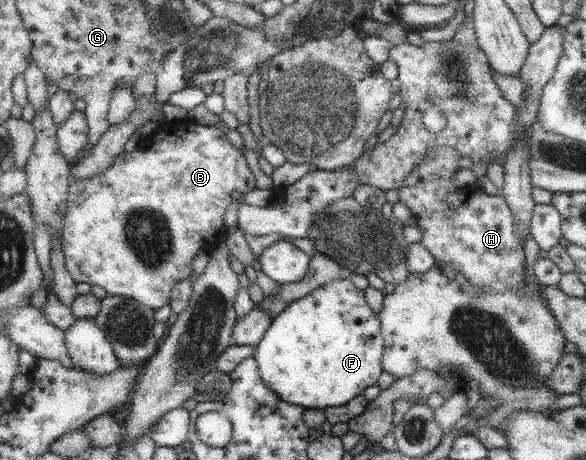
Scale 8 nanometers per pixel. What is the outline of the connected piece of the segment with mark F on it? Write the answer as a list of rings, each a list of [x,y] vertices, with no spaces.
[[[344,275],[290,302],[281,313],[274,316],[259,344],[255,346],[252,357],[257,362],[262,381],[283,402],[324,409],[345,405],[359,392],[374,390],[375,380],[381,376],[383,352],[381,323],[365,301],[364,291],[357,289],[349,277]]]

